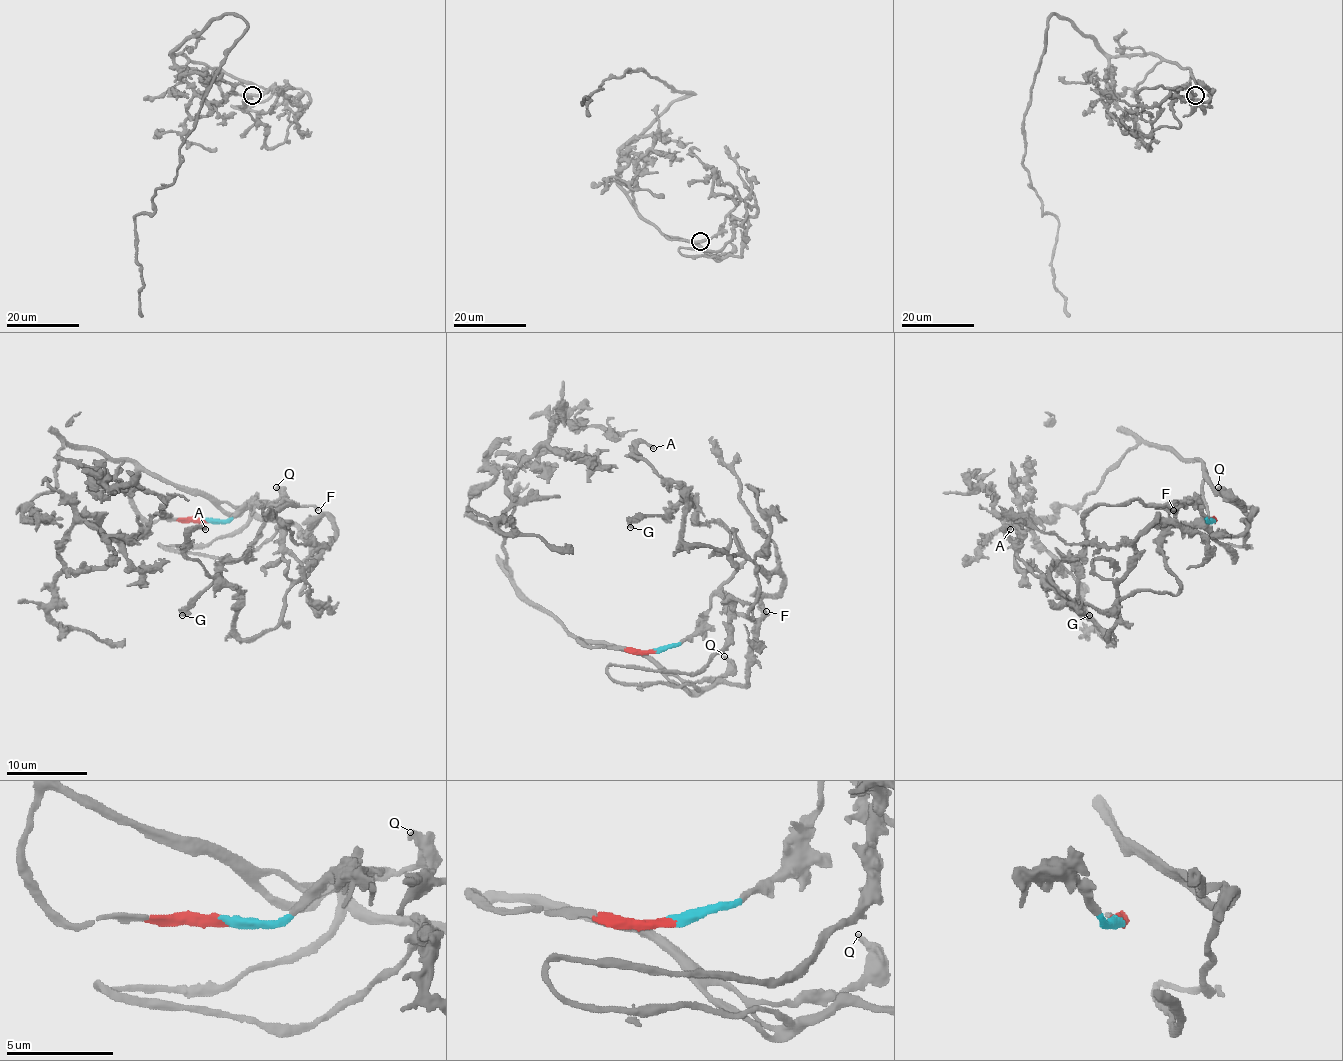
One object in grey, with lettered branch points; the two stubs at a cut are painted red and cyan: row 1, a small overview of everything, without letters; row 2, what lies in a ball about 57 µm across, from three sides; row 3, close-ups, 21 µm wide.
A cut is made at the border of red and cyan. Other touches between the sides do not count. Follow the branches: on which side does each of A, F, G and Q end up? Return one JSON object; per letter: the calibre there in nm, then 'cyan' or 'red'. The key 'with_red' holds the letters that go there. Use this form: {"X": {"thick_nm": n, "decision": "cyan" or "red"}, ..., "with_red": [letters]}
{"A": {"thick_nm": 240, "decision": "red"}, "F": {"thick_nm": 260, "decision": "cyan"}, "G": {"thick_nm": 360, "decision": "cyan"}, "Q": {"thick_nm": 340, "decision": "red"}, "with_red": ["A", "Q"]}

